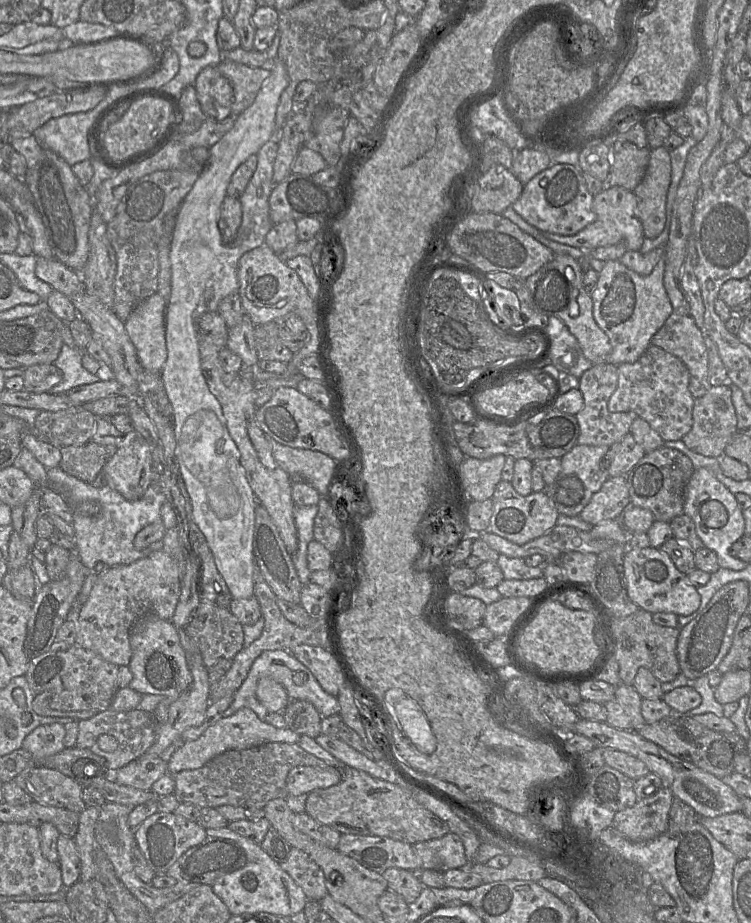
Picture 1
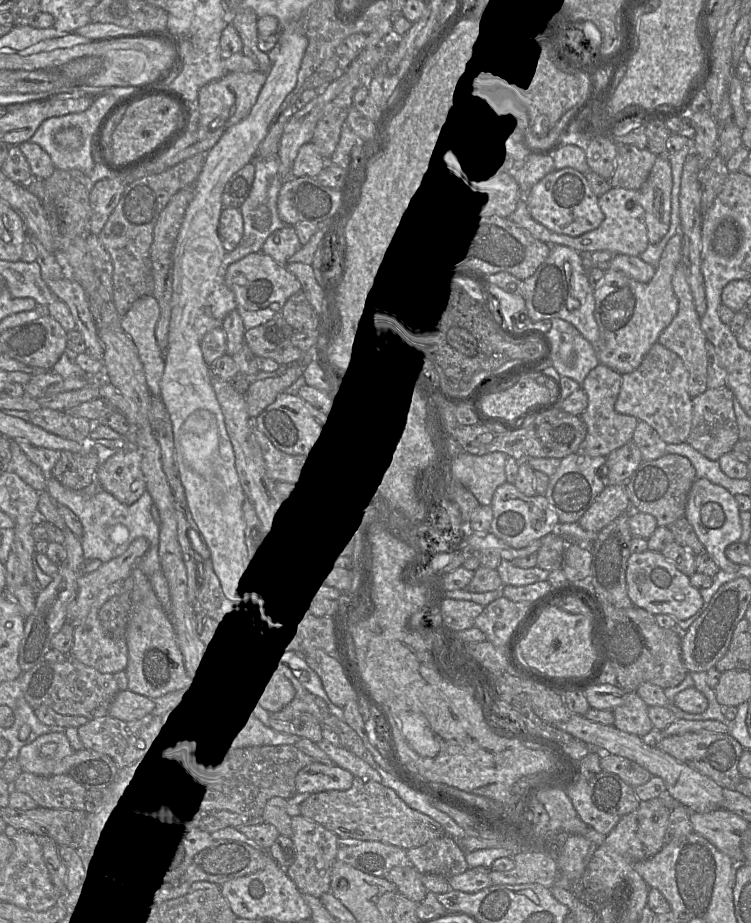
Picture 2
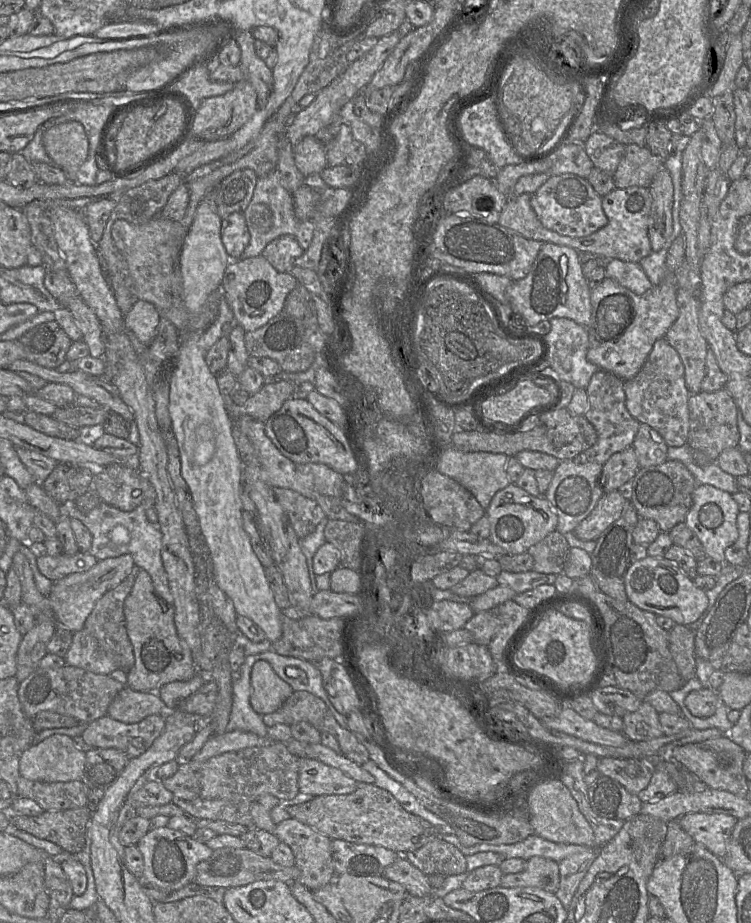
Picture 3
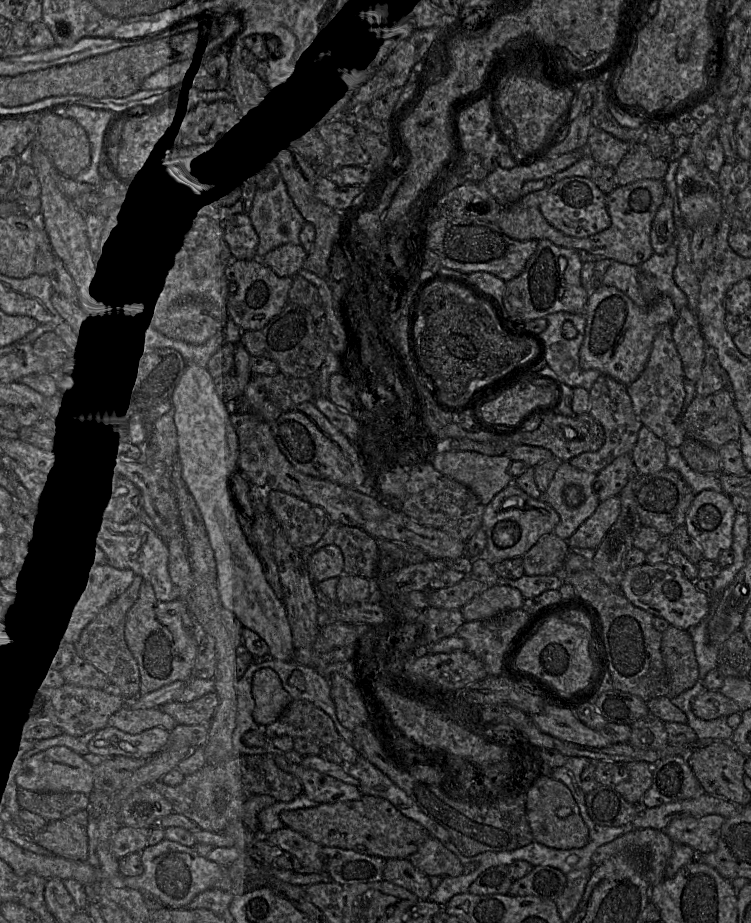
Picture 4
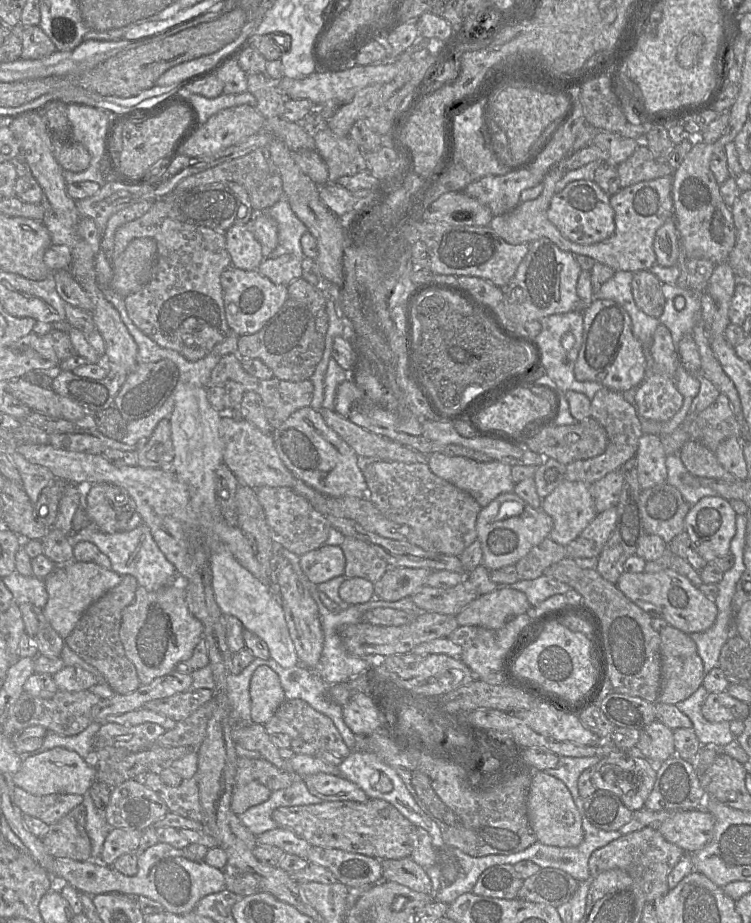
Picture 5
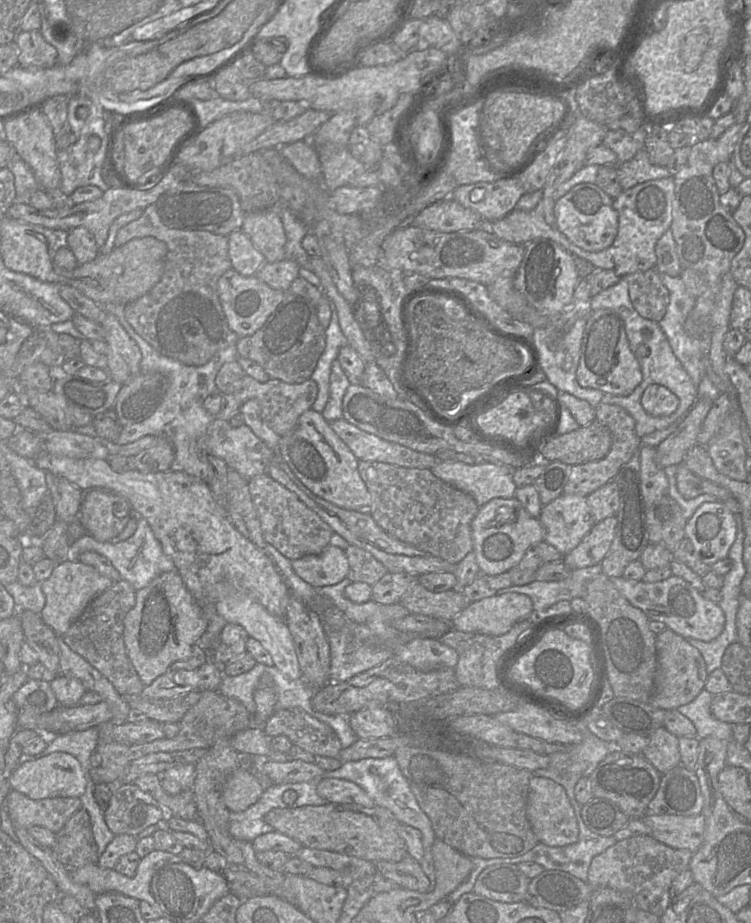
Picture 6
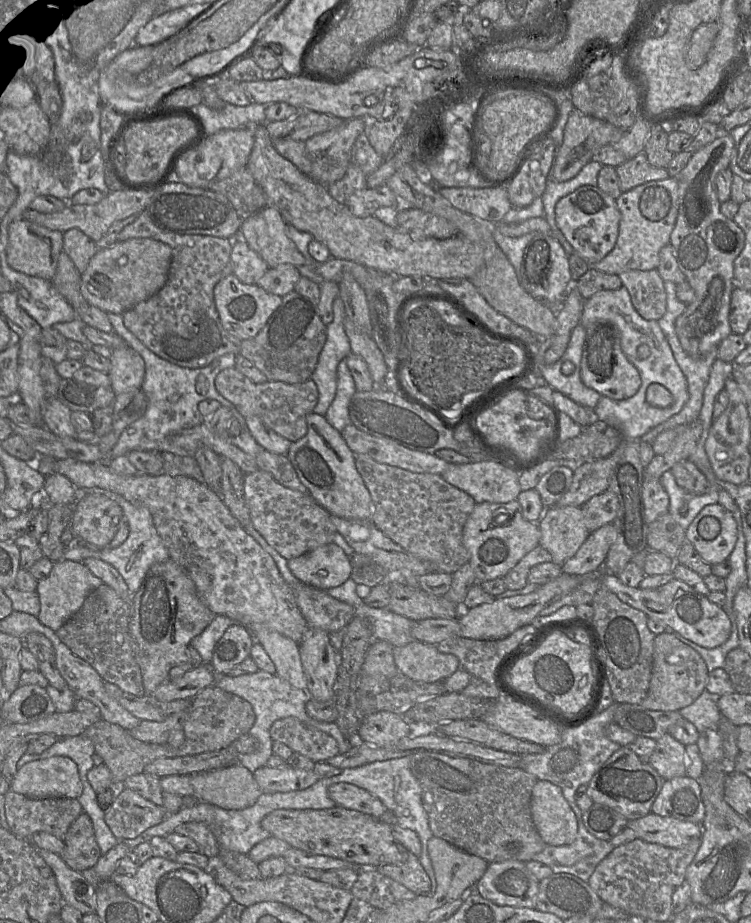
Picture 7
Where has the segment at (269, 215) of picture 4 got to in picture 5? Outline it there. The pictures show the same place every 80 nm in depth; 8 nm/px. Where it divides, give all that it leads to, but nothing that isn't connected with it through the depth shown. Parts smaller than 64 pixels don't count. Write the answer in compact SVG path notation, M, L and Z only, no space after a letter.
M285 193L277 203L265 212L256 213L267 213L276 220L278 225L278 245L266 258L277 258L284 254L291 254L302 261L303 272L310 272L316 276L321 275L315 261L306 257L302 250L301 237L308 229L293 212Z

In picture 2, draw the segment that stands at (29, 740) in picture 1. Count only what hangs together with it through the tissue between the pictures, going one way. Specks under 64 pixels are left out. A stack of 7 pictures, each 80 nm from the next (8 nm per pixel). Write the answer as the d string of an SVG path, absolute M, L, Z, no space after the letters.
M51 732L23 746L17 758L24 772L53 776L68 774L73 753L65 733Z

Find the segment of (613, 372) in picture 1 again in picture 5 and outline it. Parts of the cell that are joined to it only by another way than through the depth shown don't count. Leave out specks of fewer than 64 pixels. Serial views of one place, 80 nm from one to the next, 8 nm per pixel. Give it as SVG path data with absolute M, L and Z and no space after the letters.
M602 387L590 402L591 417L601 424L607 433L607 447L599 456L566 465L565 479L591 485L608 473L621 469L623 464L633 458L638 448L639 439L644 433L636 408L625 400L622 392Z

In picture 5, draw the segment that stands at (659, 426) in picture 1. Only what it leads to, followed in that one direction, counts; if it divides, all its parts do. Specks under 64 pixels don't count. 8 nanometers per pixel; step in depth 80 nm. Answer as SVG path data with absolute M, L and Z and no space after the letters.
M659 324L653 335L647 359L647 376L638 386L635 394L636 410L640 417L665 422L670 420L681 408L683 397L676 388L674 376L680 364L678 351L673 343L669 329Z

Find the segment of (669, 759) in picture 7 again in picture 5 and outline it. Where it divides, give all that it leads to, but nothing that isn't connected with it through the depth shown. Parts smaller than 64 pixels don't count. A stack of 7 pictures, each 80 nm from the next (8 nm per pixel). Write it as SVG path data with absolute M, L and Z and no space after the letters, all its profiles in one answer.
M655 720L640 731L640 738L635 748L646 759L658 765L676 754L673 730Z

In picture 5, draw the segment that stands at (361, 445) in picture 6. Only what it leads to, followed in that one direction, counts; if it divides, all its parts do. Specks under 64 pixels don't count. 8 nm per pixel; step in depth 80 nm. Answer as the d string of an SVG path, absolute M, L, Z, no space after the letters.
M321 407L318 412L325 423L356 452L362 462L427 463L429 455L423 455L385 436L367 431L342 417L335 410Z

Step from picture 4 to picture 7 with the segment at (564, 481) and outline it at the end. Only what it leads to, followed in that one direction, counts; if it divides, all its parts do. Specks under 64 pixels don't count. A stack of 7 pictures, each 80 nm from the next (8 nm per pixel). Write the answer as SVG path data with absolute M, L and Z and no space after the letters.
M575 506L545 508L538 527L541 533L539 545L551 554L552 562L559 566L576 554L590 534L582 508Z

